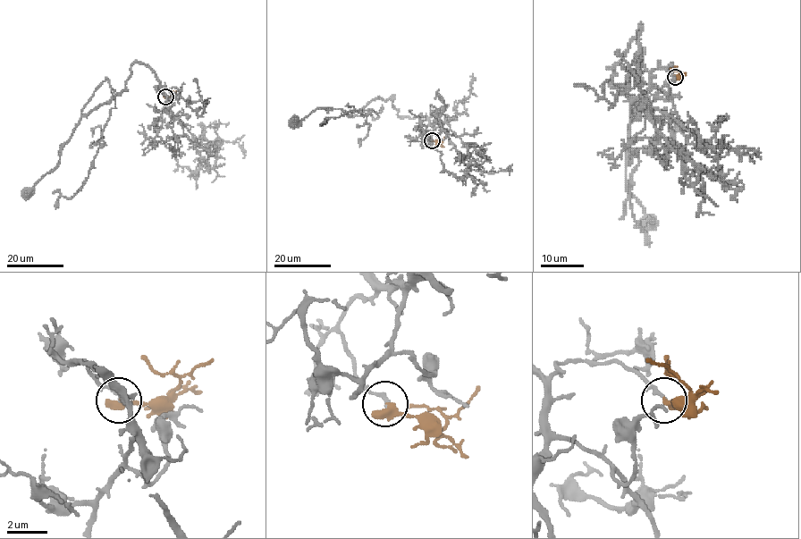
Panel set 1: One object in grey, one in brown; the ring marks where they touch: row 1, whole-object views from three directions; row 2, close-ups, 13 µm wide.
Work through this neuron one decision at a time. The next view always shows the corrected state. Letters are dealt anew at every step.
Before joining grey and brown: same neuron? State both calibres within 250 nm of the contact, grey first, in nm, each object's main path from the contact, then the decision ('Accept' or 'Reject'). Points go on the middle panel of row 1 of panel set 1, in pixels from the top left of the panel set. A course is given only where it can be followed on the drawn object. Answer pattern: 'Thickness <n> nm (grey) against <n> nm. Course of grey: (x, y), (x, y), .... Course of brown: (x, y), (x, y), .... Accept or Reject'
Thickness 200 nm (grey) against 440 nm. Course of grey: (432, 140), (425, 117), (398, 116), (391, 97), (372, 100), (349, 114), (318, 108), (292, 122). Course of brown: (432, 140), (440, 144), (445, 137). Accept

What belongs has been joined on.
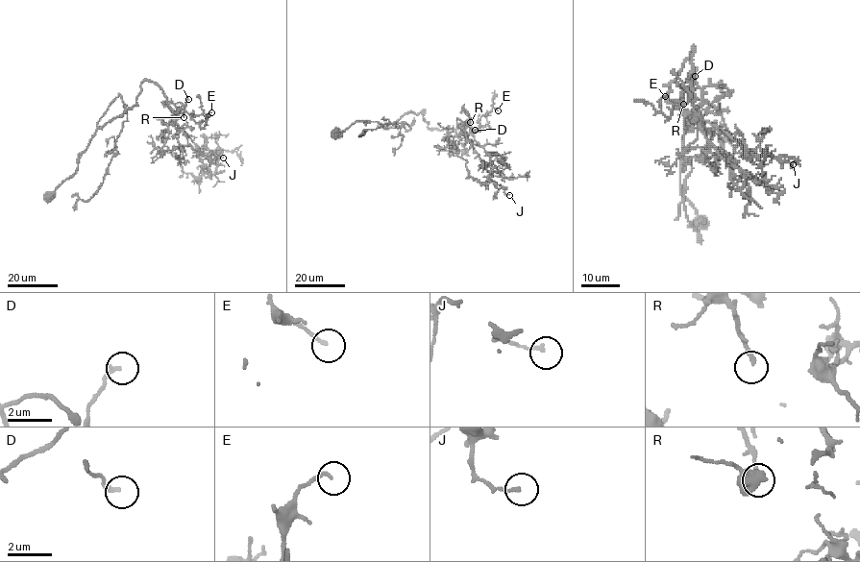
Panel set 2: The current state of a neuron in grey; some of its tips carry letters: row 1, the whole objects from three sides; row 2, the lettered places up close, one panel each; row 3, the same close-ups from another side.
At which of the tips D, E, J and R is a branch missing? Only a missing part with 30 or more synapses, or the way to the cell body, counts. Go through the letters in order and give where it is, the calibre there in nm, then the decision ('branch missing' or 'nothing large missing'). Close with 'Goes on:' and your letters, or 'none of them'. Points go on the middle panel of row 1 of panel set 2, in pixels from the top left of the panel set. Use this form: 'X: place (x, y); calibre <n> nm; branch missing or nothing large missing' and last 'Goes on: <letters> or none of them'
D: place (475, 130); calibre 170 nm; nothing large missing
E: place (498, 110); calibre 140 nm; nothing large missing
J: place (509, 195); calibre 140 nm; nothing large missing
R: place (470, 122); calibre 150 nm; branch missing
Goes on: R

